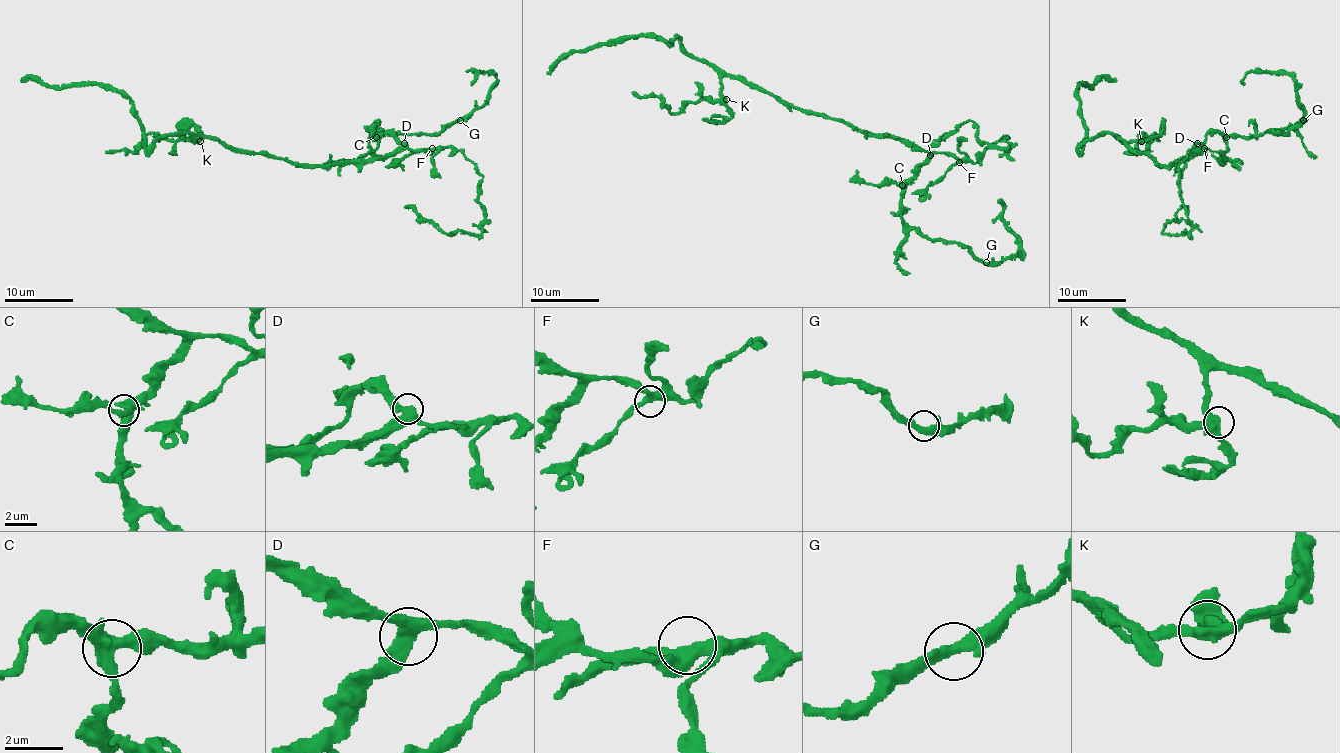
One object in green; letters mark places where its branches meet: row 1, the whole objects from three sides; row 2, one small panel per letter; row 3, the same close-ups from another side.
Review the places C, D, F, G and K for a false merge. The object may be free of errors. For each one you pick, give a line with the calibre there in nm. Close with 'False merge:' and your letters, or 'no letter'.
False merge: no letter

